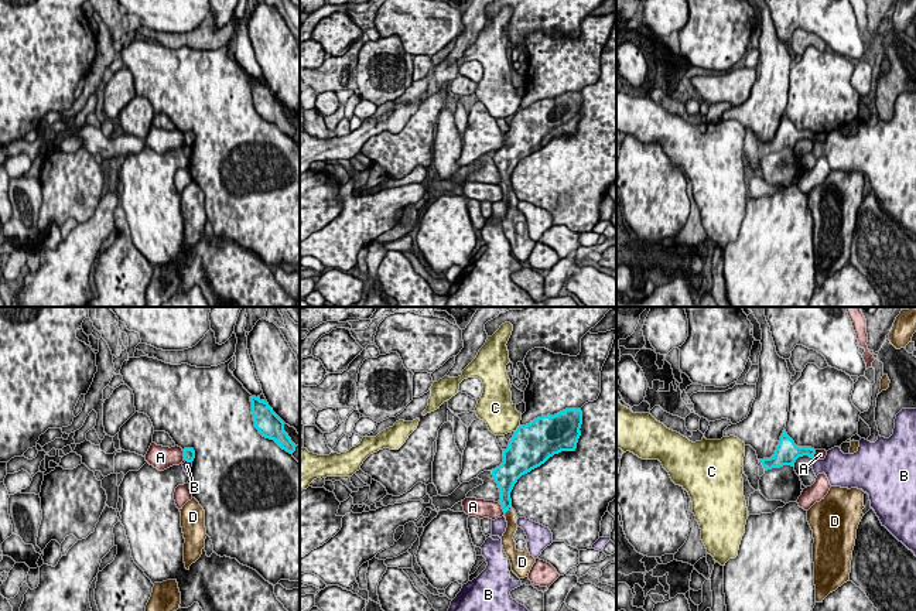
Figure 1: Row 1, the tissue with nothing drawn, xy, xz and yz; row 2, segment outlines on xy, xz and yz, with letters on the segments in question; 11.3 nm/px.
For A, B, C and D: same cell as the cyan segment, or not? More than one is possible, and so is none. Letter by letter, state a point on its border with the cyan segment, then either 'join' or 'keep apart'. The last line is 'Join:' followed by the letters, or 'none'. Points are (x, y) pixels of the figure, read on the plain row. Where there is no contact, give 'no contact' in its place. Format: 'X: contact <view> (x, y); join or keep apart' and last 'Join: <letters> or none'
A: contact xz (502, 191); keep apart
B: contact xy (188, 144); keep apart
C: contact xz (518, 112); keep apart
D: contact xz (506, 194); join
Join: D

